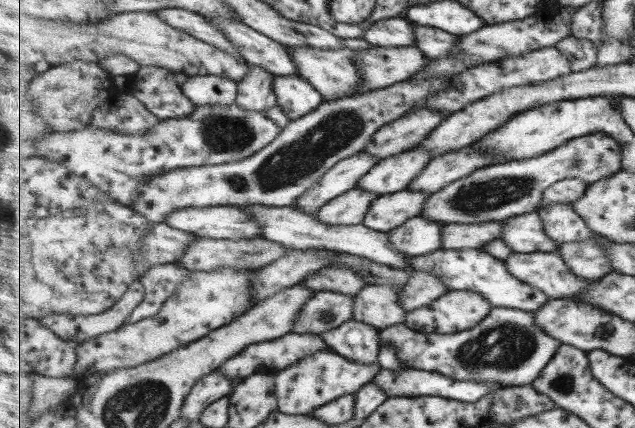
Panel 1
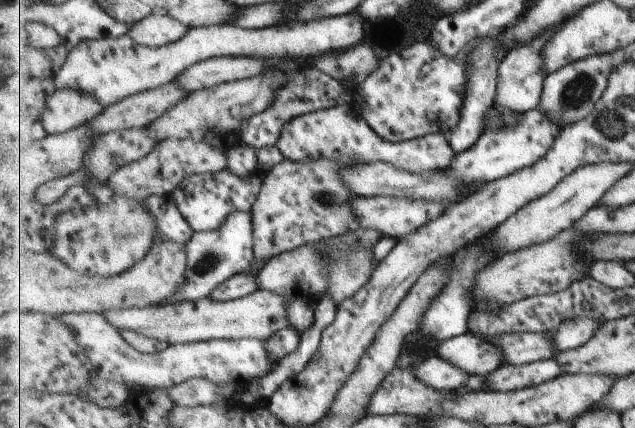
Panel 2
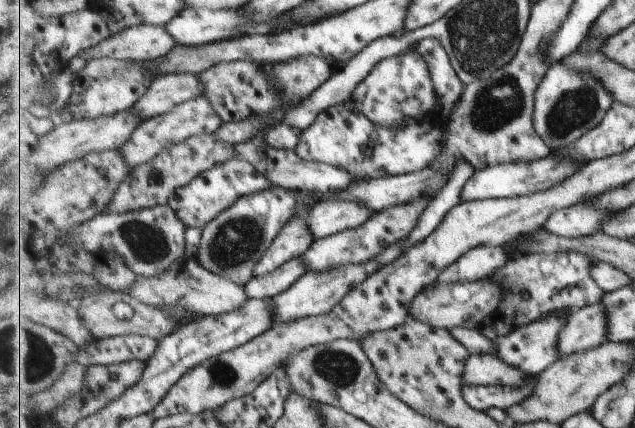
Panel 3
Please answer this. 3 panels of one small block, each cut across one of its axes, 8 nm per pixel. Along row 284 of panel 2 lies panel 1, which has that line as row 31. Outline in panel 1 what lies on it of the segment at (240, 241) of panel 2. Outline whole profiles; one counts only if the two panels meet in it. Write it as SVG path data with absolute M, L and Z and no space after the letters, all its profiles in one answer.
M166 8L156 13L173 28L188 32L191 36L204 40L246 62L244 56L234 47L231 39L202 14L184 8Z

